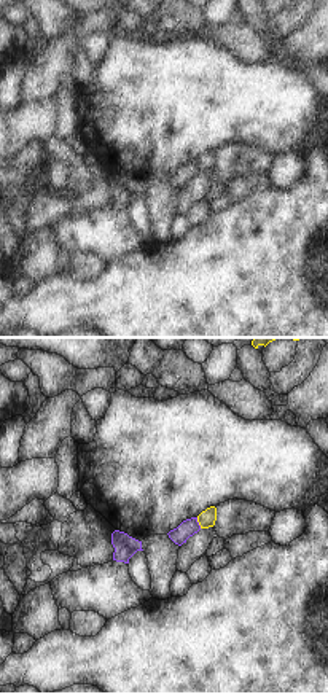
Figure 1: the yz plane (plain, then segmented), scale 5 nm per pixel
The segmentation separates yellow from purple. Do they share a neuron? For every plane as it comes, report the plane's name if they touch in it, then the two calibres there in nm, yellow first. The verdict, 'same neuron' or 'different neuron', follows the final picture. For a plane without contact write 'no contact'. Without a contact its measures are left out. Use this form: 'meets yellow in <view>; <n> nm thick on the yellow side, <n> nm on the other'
meets yellow in yz; 90 nm thick on the yellow side, 90 nm on the other

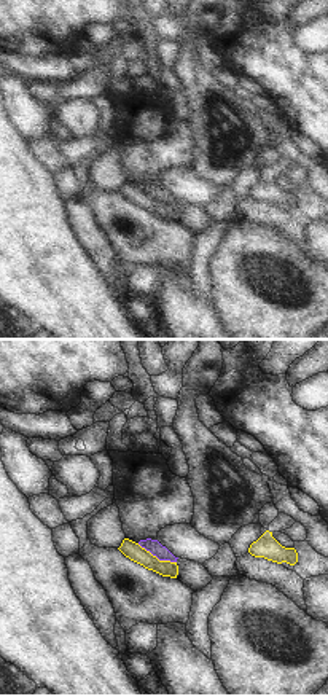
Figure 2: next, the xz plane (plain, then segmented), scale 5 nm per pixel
meets yellow in xz; 90 nm thick on the yellow side, 70 nm on the other

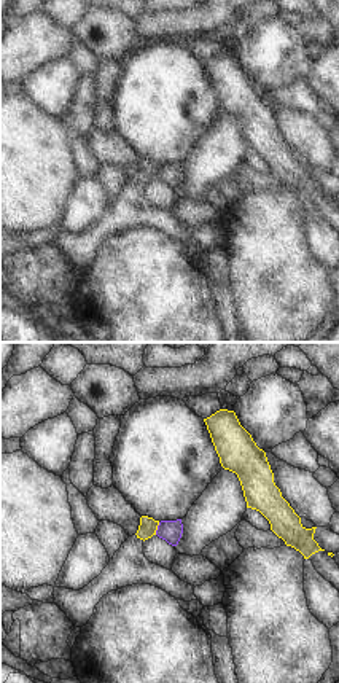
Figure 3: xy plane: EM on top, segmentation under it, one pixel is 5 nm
meets yellow in xy; 90 nm thick on the yellow side, 110 nm on the other

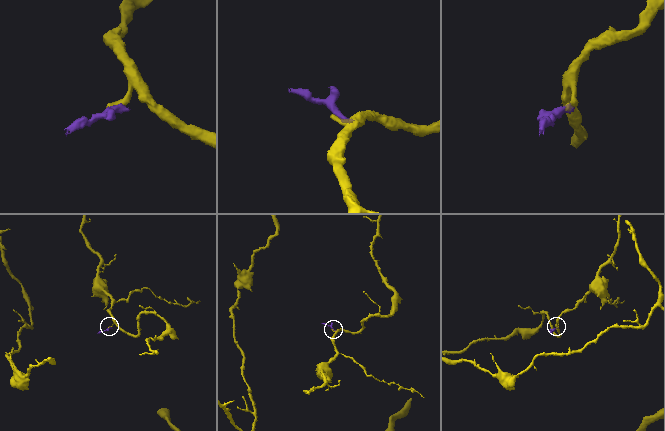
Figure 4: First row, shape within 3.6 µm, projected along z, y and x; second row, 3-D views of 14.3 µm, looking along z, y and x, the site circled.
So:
different neuron

